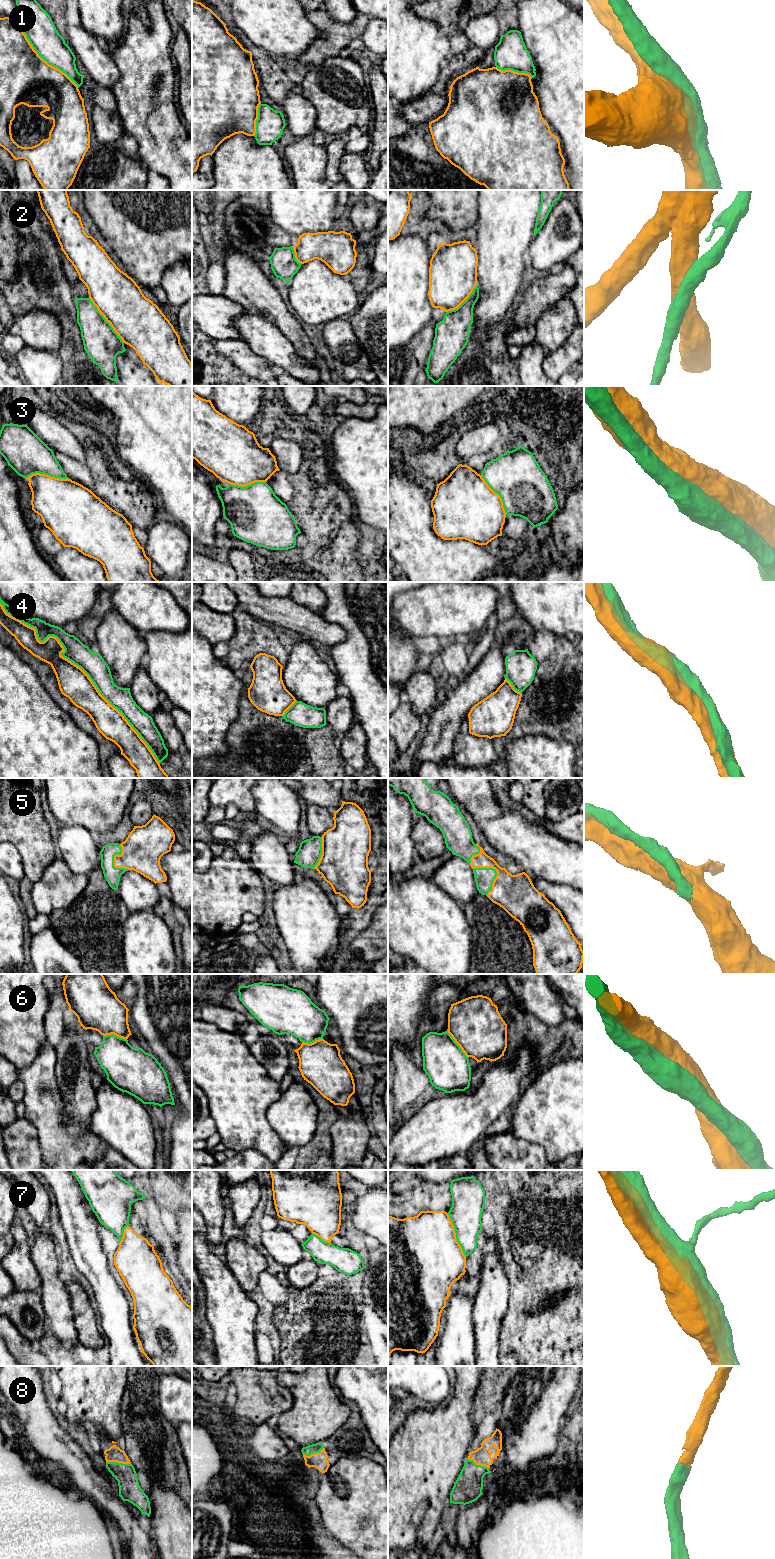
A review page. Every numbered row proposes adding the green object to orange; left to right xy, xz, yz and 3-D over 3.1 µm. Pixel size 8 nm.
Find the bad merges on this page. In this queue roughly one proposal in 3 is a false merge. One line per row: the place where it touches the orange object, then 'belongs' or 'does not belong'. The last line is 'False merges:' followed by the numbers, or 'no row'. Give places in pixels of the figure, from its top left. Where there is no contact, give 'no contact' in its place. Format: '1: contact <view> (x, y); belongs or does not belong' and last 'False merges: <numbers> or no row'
1: contact xy (41, 58); does not belong
2: contact xy (106, 320); does not belong
3: contact xy (46, 475); belongs
4: contact xy (77, 666); belongs
5: contact yz (496, 871); belongs
6: contact yz (457, 1043); belongs
7: contact yz (455, 1235); belongs
8: contact xy (118, 1462); belongs
False merges: 1, 2

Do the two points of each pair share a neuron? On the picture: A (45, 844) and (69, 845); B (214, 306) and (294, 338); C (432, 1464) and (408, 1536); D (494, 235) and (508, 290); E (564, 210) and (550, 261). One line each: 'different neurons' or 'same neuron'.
A: different neurons
B: different neurons
C: same neuron
D: same neuron
E: same neuron

